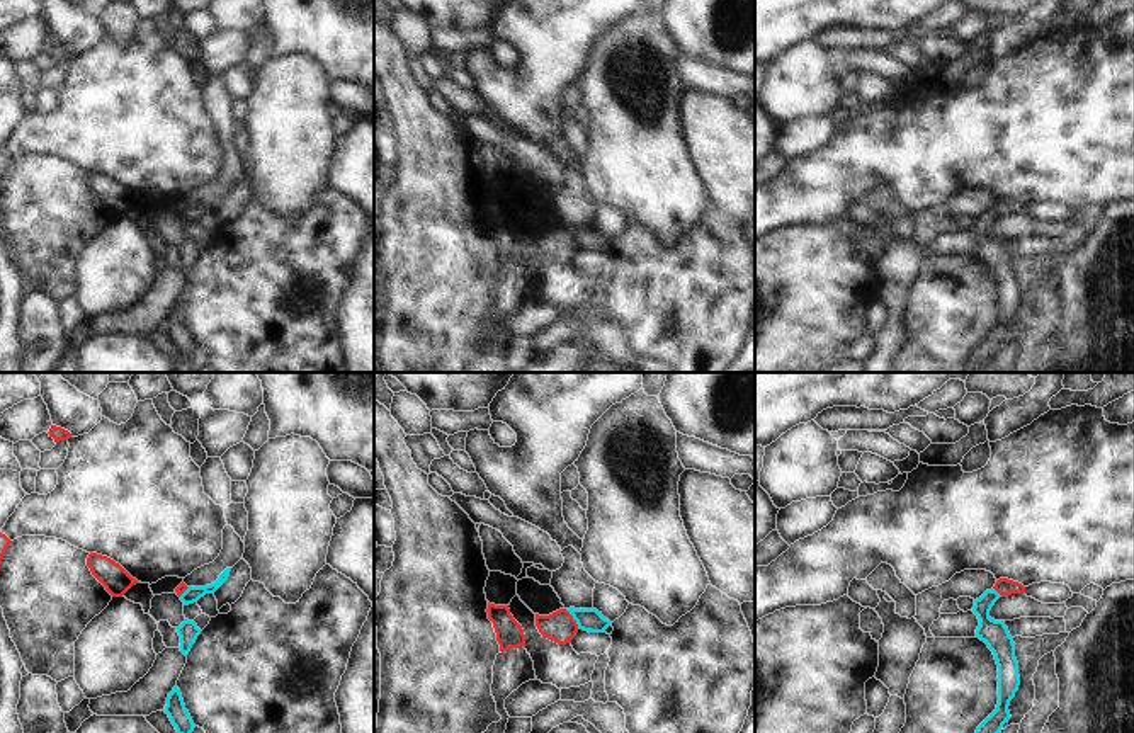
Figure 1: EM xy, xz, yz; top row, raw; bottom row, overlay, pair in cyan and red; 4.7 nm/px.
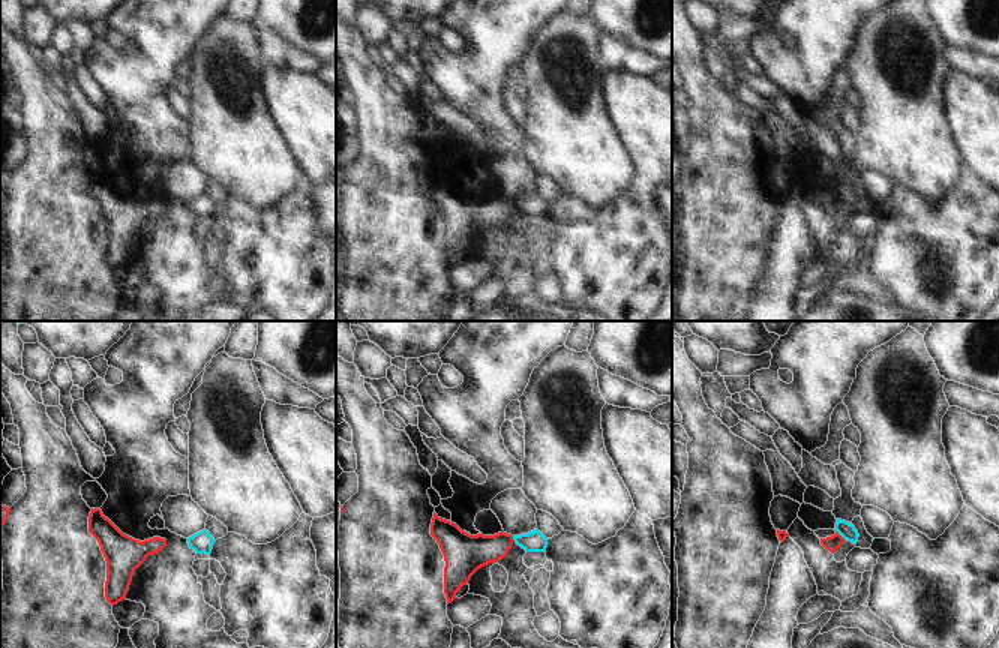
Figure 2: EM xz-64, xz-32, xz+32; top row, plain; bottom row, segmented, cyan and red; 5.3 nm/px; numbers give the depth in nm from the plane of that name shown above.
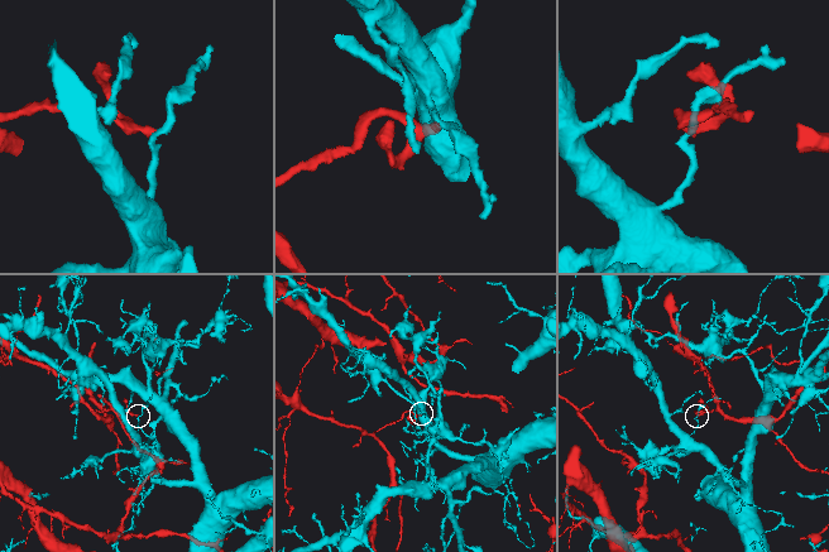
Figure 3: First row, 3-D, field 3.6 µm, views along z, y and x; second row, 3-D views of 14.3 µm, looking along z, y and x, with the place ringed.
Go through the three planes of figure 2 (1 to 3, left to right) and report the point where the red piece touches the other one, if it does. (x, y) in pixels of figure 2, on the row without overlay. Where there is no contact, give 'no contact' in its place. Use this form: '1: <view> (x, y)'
1: no contact
2: xz-32 (513, 203)
3: xz+32 (840, 198)

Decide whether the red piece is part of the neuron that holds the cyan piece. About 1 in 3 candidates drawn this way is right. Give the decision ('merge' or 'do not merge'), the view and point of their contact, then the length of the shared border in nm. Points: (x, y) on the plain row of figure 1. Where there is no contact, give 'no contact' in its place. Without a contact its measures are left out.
do not merge | xz (573, 237) | 120 nm

